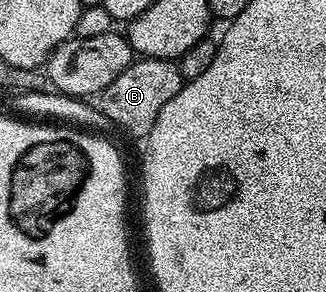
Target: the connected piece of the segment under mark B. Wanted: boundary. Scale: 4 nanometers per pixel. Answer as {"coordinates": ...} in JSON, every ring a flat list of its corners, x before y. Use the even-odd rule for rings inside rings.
{"coordinates":[[140,57,133,60,132,65,126,67,126,71,122,71,122,75,118,75,118,79,114,79,114,83,110,83,110,87,106,87,101,91,98,95,98,106,116,129,117,127,125,129,130,136,144,139,147,138,150,127,154,127,154,119,158,119,162,107,166,107,166,103,170,103,170,99,174,99,174,95,178,95,181,84,180,66,176,61]]}

